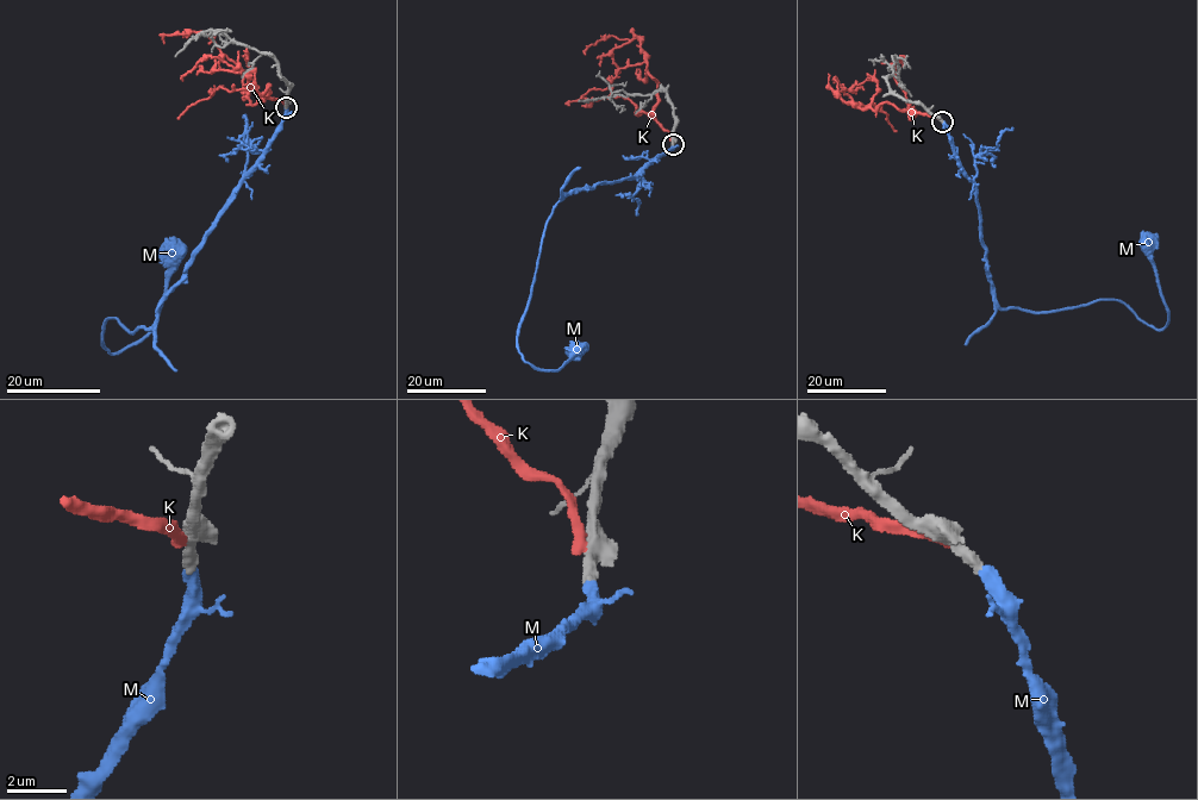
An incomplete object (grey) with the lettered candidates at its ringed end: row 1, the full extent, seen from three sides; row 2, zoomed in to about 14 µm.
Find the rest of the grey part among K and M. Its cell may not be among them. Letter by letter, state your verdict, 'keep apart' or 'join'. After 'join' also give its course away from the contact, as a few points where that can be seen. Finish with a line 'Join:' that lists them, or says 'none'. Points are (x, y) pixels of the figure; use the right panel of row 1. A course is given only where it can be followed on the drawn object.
K: keep apart
M: join; course (942, 120), (974, 183), (987, 277), (1002, 308), (1121, 300), (1161, 330), (1167, 310), (1148, 241)
Join: M

